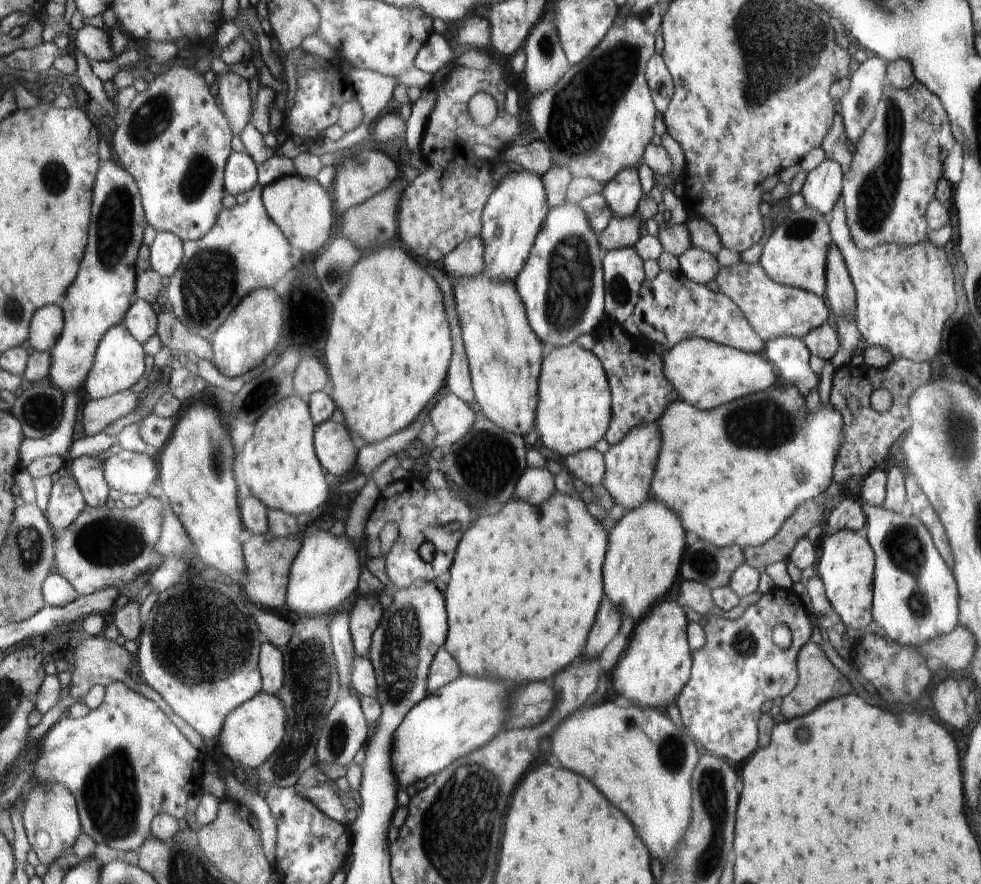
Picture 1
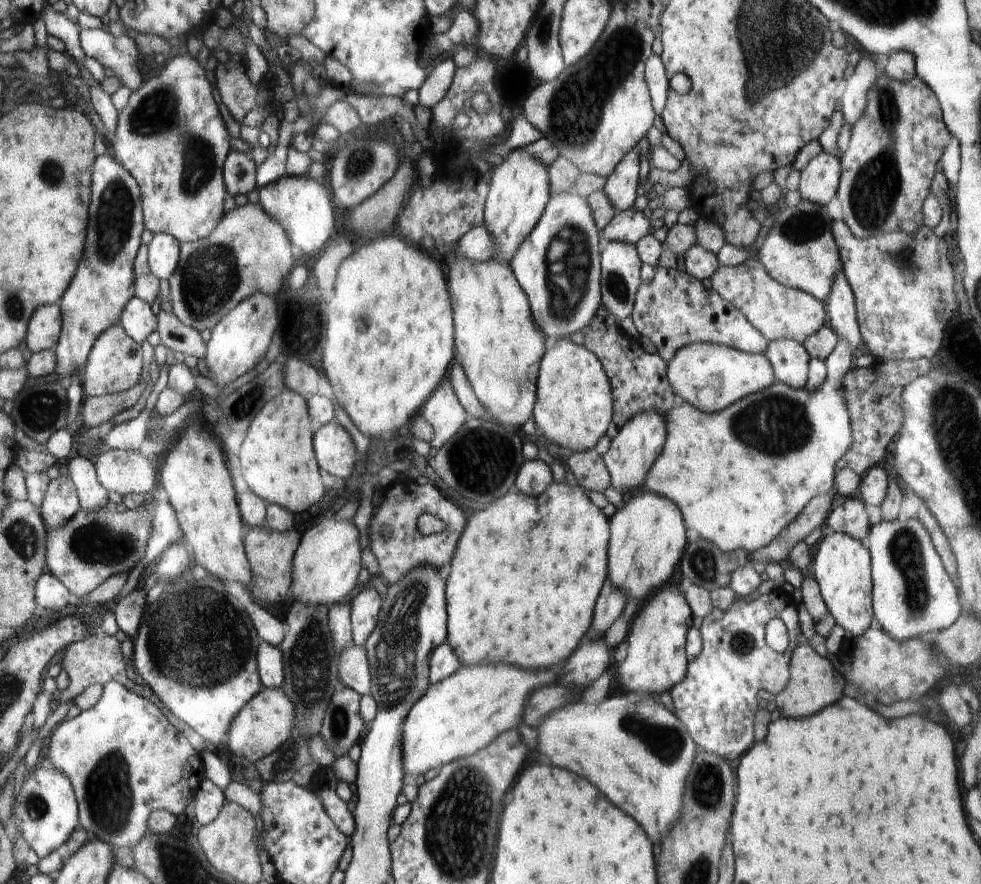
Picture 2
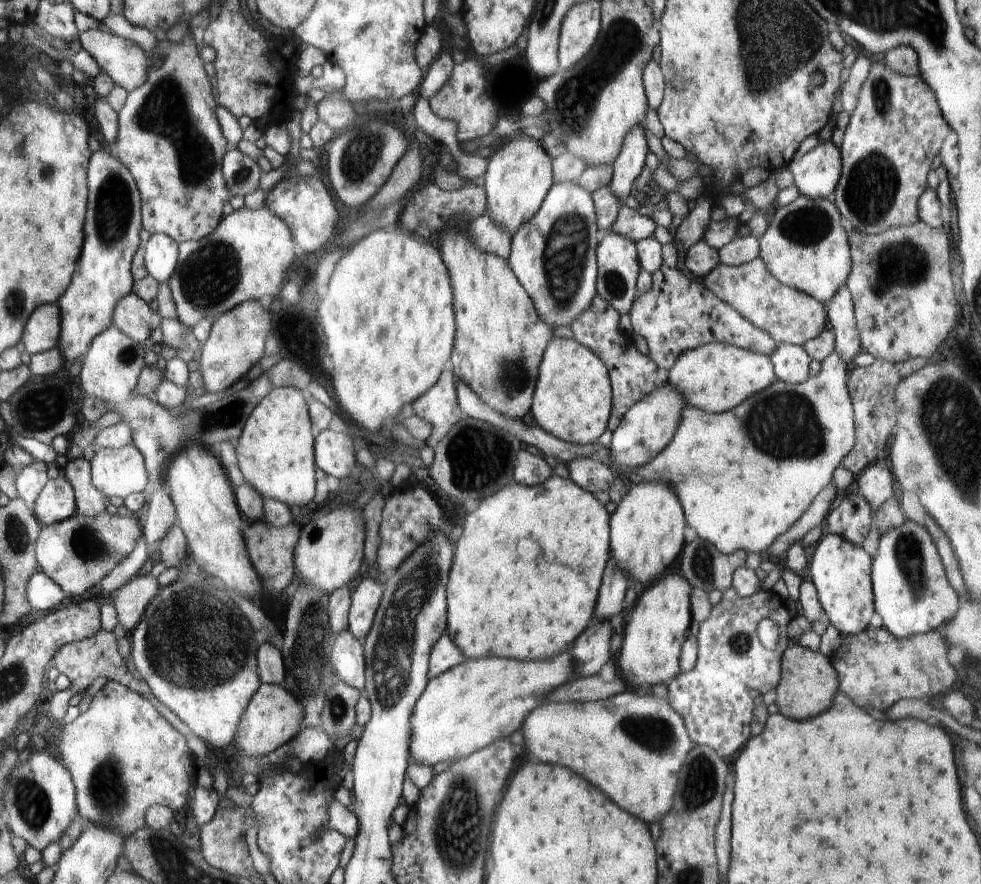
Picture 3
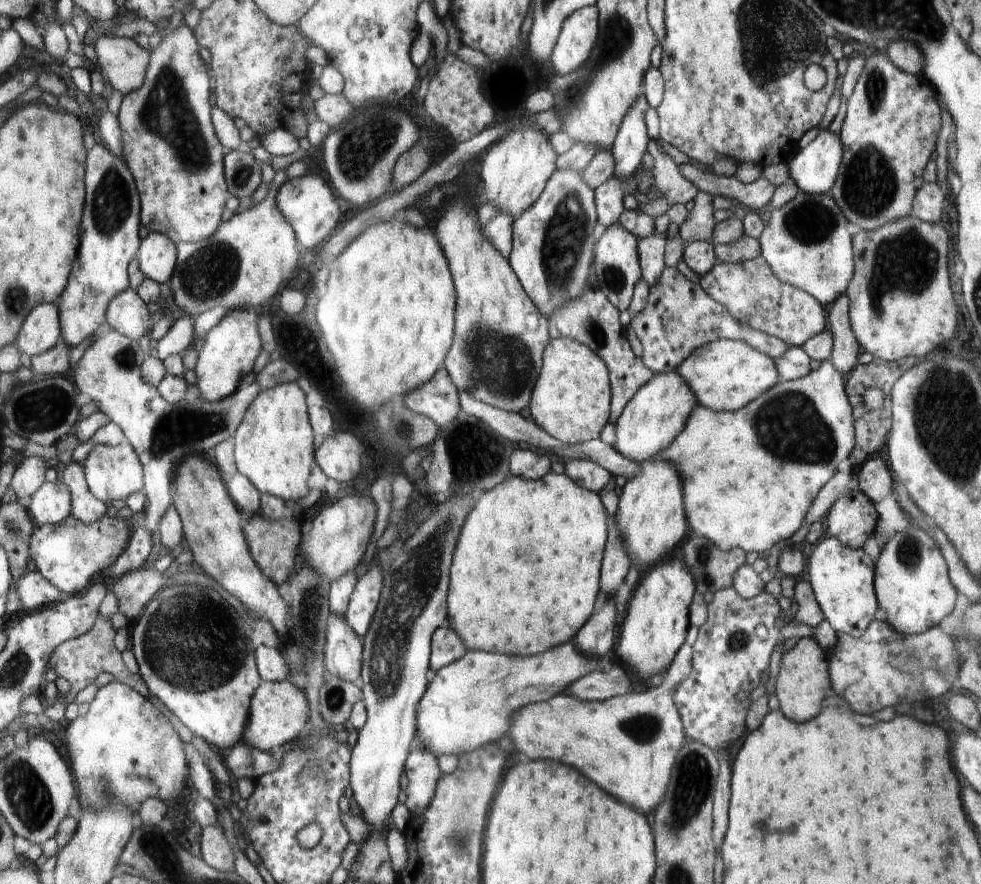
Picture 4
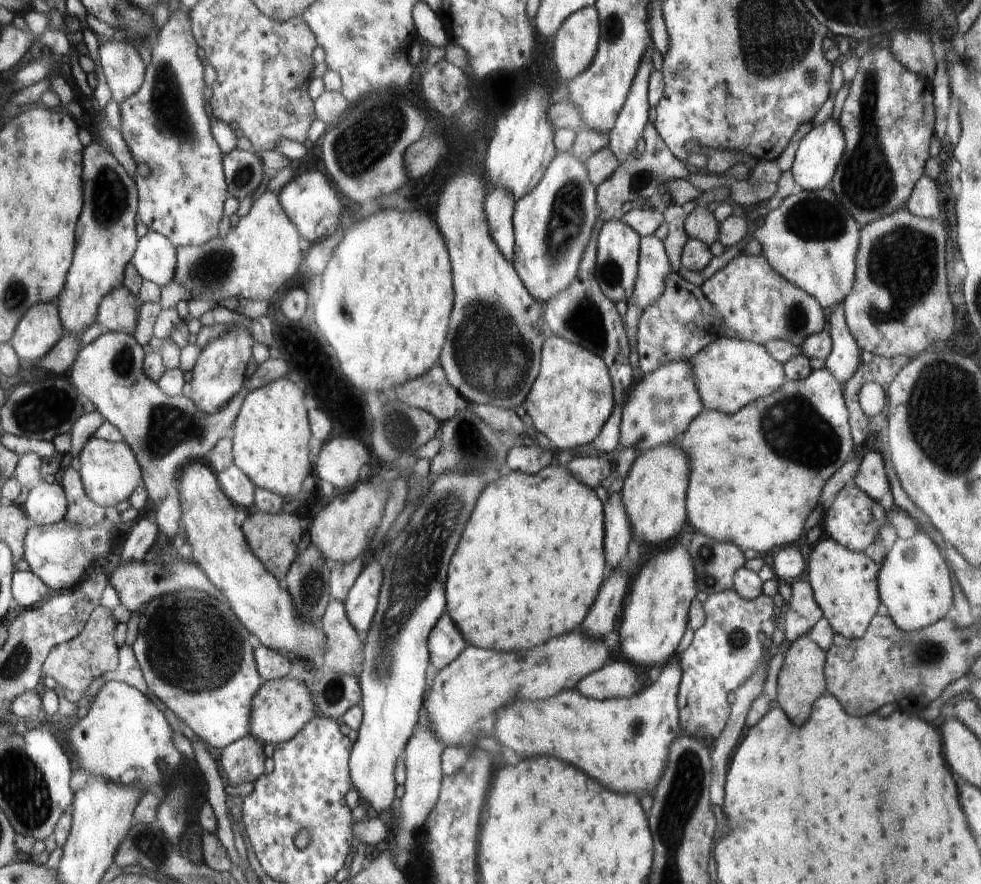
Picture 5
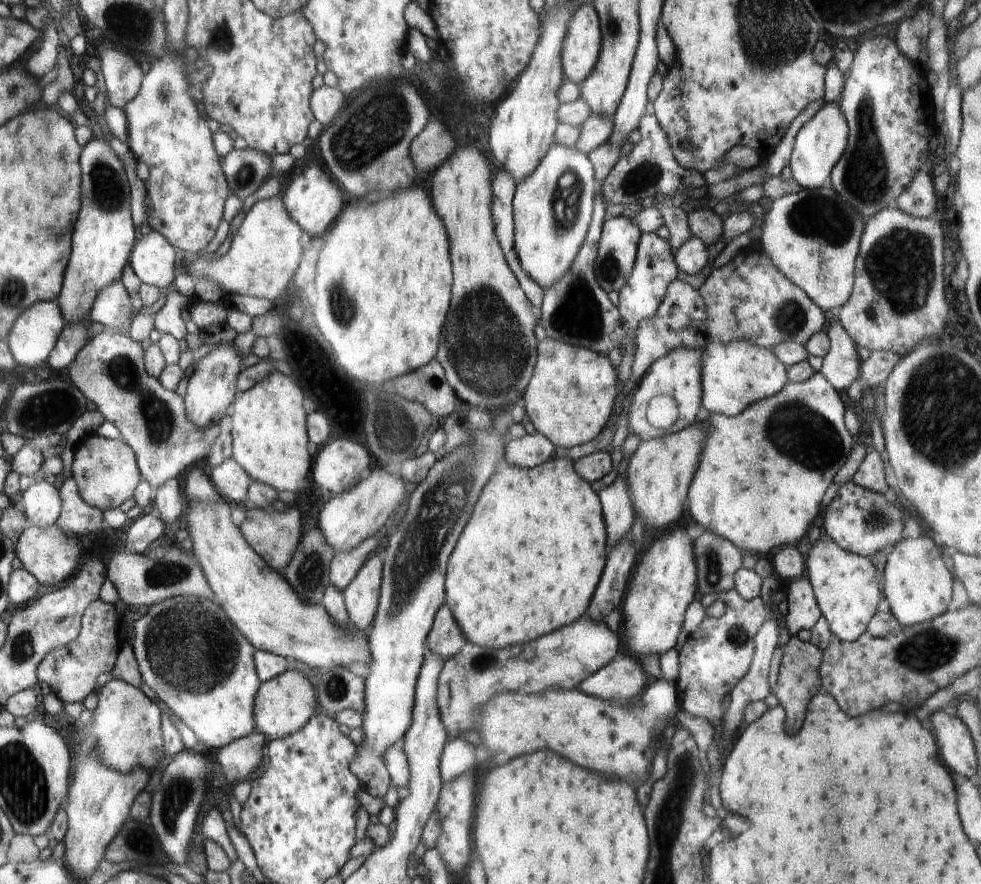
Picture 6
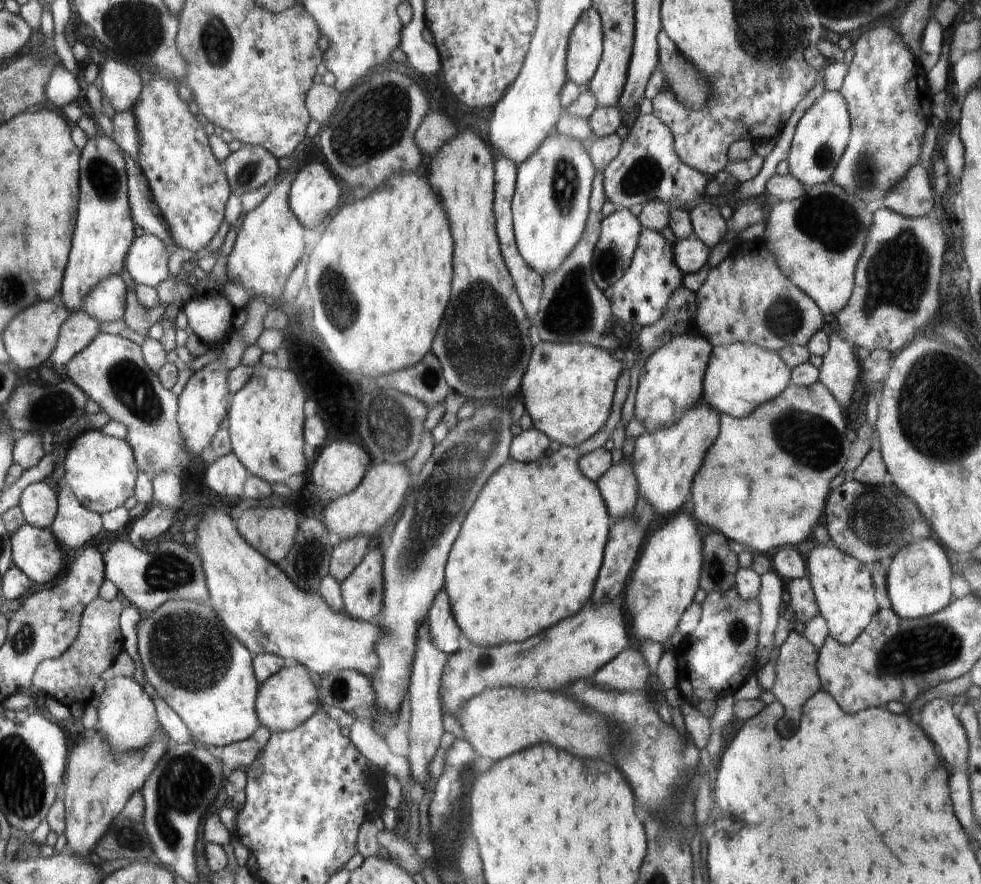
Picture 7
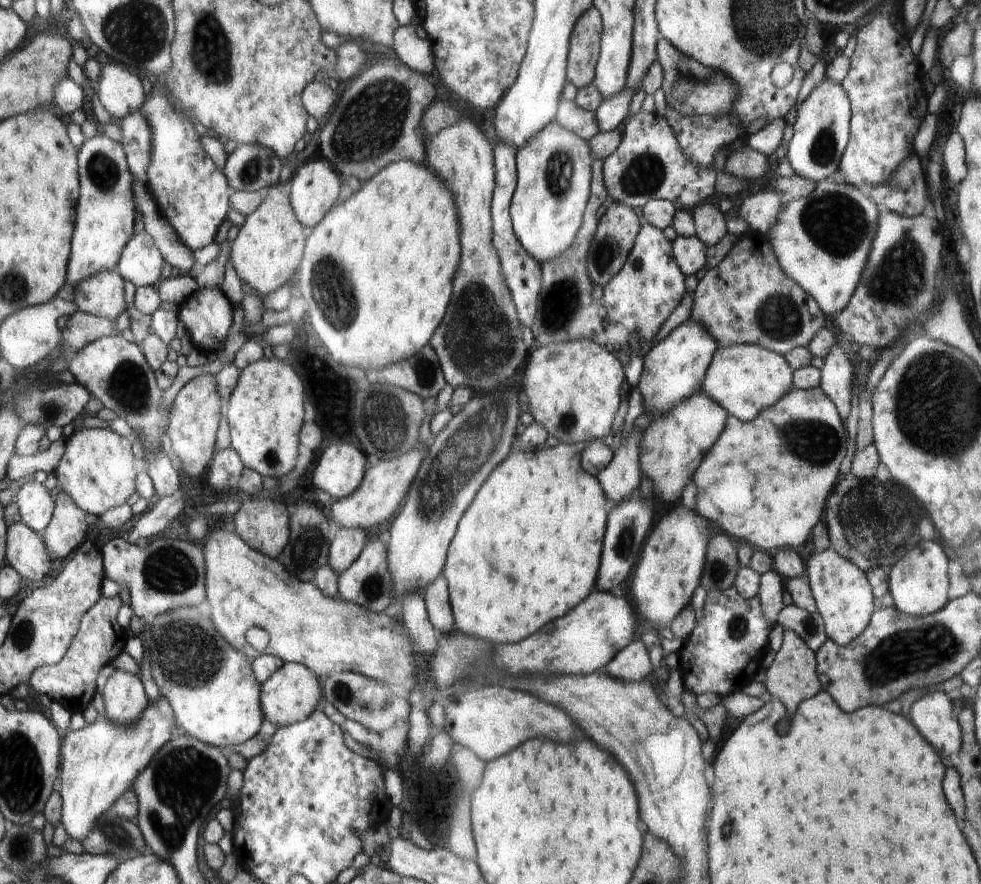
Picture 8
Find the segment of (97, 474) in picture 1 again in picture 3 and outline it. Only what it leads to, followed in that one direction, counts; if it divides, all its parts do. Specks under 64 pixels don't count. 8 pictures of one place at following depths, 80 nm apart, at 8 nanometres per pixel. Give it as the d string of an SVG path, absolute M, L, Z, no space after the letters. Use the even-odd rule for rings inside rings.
M84 457L68 460L62 469L62 474L73 485L77 499L77 512L81 515L92 518L101 514L102 510L108 506L105 493L100 492L93 484L92 465Z

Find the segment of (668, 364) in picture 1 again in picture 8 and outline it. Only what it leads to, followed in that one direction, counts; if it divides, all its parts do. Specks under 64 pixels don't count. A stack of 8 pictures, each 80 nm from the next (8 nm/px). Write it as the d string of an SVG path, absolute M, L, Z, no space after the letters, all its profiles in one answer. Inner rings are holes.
M733 344L719 346L713 356L712 366L705 375L703 393L717 401L727 413L738 416L738 420L752 420L765 408L775 405L793 387L793 369L785 356L755 344Z

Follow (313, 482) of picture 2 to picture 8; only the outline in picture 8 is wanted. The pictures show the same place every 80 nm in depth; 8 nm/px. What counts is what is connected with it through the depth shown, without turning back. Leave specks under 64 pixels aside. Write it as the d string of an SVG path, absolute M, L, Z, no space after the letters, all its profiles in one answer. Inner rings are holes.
M273 356L271 360L260 359L247 366L240 373L237 385L225 402L227 405L226 426L229 427L231 447L244 462L245 468L256 471L260 476L282 479L294 469L298 458L298 444L301 443L300 428L304 420L304 388L296 372L285 363L280 364Z

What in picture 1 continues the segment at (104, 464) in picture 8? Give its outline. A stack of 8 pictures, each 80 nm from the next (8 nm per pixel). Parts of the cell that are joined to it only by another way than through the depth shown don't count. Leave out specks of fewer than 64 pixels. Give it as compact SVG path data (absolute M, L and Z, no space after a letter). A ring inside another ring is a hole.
M126 449L106 458L104 471L110 488L141 498L142 494L148 492L150 484L158 478L156 464L149 455Z

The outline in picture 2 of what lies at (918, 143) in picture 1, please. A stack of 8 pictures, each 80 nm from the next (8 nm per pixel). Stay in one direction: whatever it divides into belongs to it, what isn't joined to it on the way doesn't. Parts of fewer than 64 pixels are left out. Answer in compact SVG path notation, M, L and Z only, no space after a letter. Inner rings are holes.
M885 72L878 75L869 92L865 114L851 128L850 145L840 156L842 170L837 198L842 204L843 220L854 236L876 238L897 232L916 235L921 230L924 224L924 198L932 193L936 164L952 138L948 125L942 120L941 103L934 93L917 76L907 83L901 83Z

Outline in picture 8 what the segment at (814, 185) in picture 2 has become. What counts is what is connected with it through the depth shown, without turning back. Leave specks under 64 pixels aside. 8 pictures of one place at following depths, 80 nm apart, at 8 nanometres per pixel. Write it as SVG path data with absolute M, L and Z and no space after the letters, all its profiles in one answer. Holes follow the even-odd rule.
M824 79L810 93L797 112L791 139L787 142L787 160L796 175L818 181L833 179L840 166L842 155L852 136L852 102L842 85Z

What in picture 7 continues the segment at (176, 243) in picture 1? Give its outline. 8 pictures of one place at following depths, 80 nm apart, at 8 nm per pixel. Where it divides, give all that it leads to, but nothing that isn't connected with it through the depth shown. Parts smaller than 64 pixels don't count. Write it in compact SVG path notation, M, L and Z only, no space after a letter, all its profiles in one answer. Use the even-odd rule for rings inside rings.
M150 233L142 234L133 240L126 255L126 270L136 285L152 288L171 278L168 272L168 247L161 237Z

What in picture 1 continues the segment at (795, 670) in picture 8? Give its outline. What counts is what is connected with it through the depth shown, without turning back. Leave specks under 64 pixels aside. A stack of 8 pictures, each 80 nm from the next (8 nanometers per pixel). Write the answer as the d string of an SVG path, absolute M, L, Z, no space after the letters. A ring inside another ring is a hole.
M810 641L801 648L801 652L797 656L797 671L800 673L800 678L796 690L782 699L780 707L781 714L786 721L808 715L809 712L816 710L822 703L837 699L850 692L851 682L848 682L848 679L844 678L844 675L830 663L821 646L817 643Z

